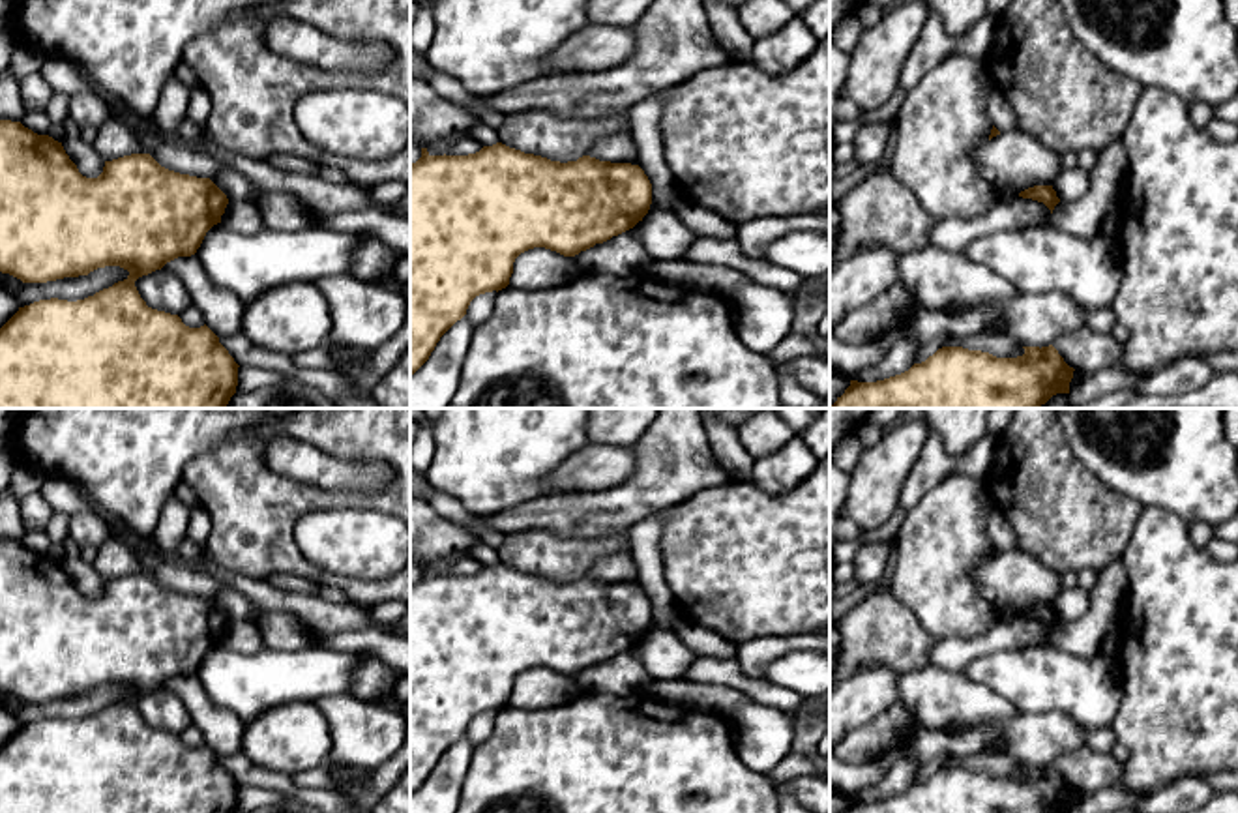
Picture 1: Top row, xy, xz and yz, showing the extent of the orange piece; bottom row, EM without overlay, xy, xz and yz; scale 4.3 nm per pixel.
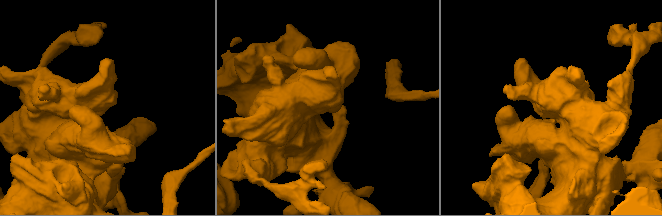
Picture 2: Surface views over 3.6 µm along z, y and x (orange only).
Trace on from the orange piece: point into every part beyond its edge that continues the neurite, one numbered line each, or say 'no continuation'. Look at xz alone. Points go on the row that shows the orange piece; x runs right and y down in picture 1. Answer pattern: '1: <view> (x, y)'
no continuation

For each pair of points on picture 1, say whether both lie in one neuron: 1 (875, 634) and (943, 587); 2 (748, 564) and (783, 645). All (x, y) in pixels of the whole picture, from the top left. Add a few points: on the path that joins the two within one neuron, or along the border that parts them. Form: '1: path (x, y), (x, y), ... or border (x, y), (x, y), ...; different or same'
1: border (890, 589), (935, 639); different
2: border (810, 632), (751, 637), (738, 645); different

